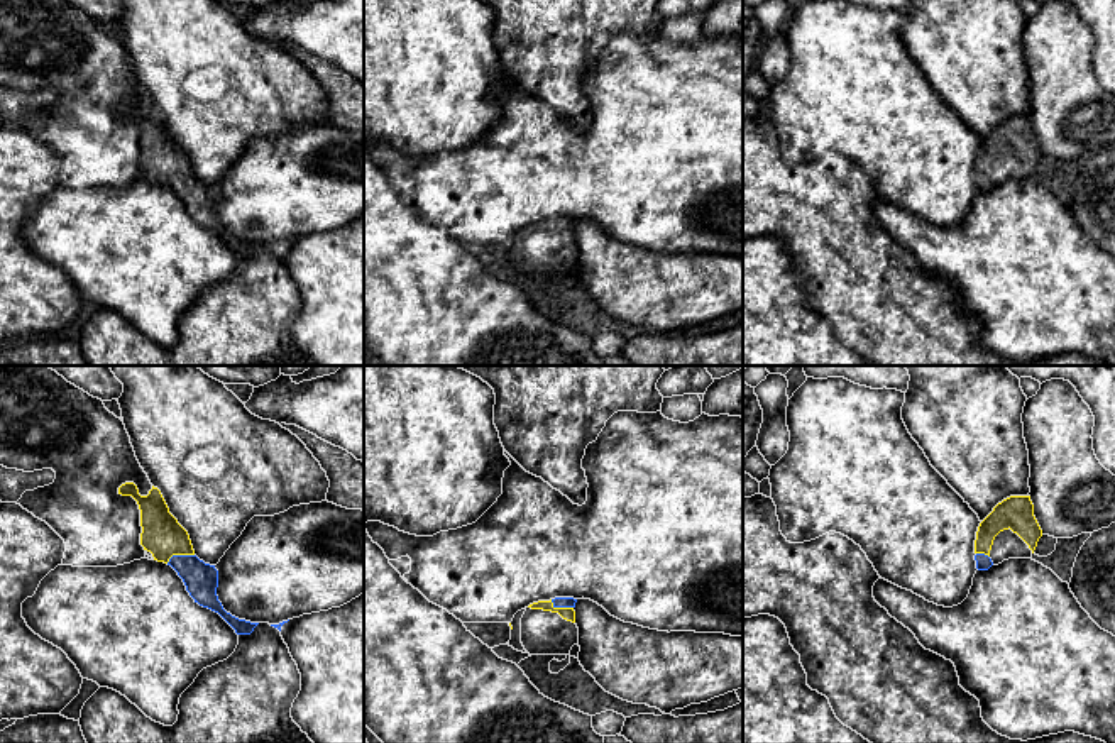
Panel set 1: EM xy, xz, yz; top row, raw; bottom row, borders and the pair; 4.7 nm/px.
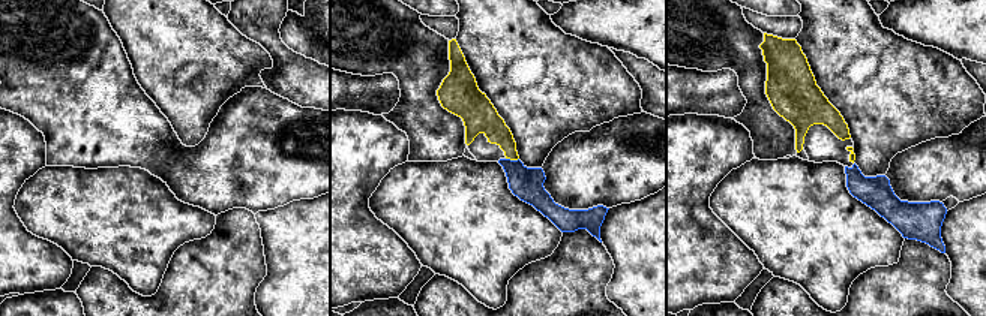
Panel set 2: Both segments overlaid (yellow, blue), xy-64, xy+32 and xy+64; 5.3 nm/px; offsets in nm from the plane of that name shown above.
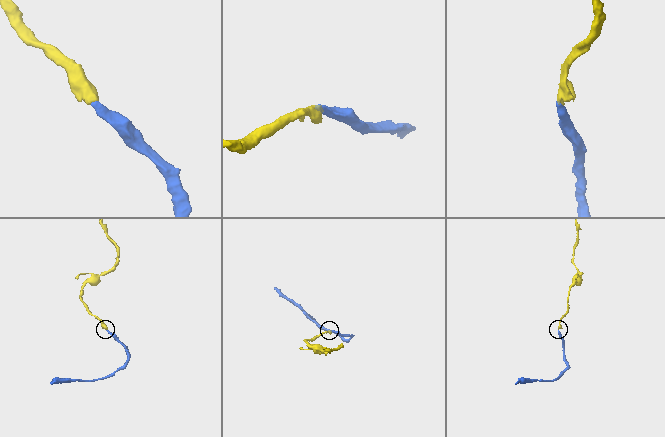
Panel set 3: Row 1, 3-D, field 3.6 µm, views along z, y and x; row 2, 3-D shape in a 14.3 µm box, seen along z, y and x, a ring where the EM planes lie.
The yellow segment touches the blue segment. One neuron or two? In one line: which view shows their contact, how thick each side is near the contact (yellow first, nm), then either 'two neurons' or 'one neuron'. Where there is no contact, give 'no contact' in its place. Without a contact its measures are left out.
contact in xy; calibres 190 and 160 nm; one neuron

